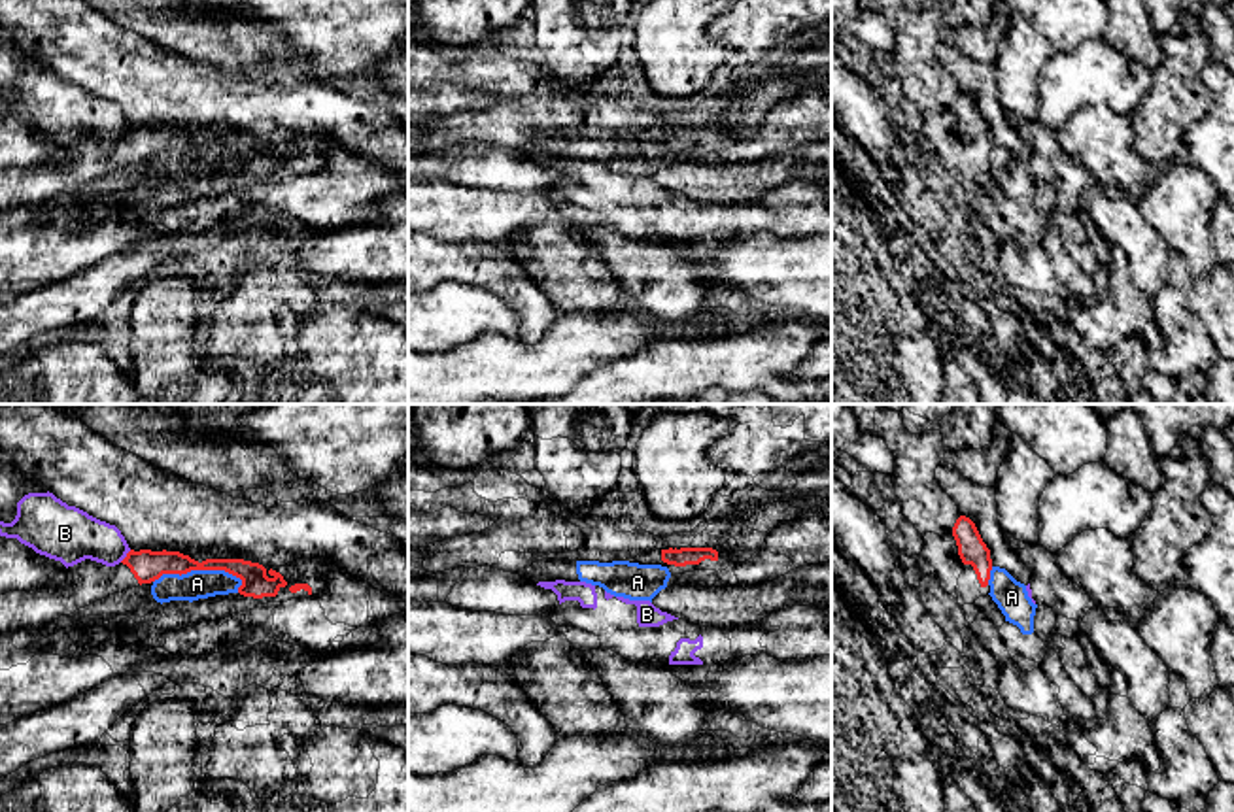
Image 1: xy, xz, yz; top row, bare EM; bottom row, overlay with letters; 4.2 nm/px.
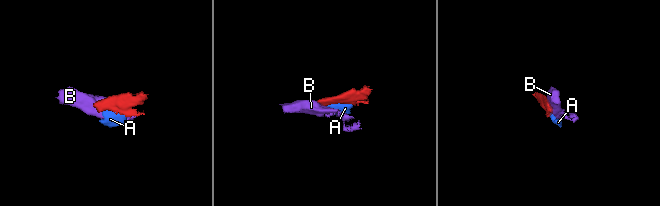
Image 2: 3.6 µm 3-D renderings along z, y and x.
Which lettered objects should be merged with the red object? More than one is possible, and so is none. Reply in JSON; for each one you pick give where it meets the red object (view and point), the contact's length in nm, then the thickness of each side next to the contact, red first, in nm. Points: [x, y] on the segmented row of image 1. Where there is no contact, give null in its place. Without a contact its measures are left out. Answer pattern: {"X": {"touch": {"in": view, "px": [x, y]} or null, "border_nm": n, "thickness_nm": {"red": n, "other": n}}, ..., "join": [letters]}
{"join": []}

